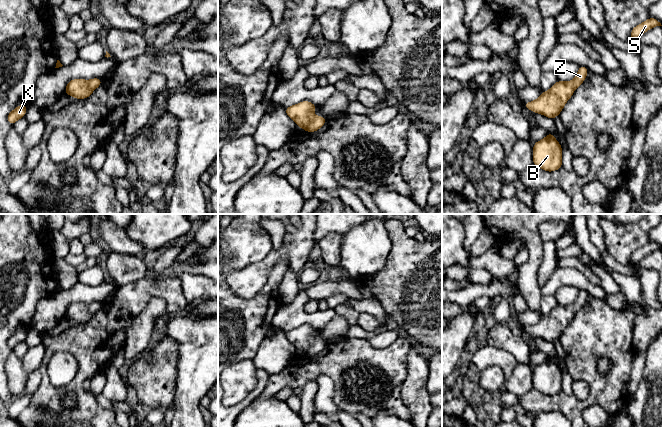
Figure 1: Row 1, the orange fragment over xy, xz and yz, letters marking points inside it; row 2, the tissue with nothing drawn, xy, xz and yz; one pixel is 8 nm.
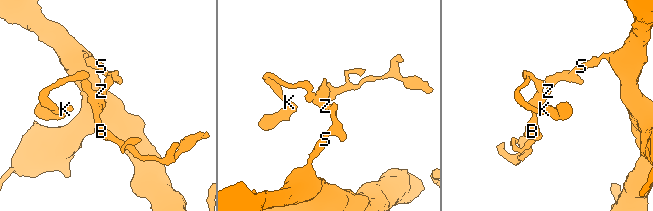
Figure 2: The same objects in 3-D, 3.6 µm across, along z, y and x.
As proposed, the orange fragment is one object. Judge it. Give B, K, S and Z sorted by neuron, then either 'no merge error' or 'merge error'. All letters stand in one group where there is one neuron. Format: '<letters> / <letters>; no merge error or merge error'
B K S Z; no merge error

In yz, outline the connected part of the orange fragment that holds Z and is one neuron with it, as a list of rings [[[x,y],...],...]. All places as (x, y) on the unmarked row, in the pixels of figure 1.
[[[580,289],[573,304],[567,306],[558,304],[548,315],[542,316],[536,324],[527,326],[523,330],[534,337],[542,338],[554,344],[557,339],[560,339],[575,313],[584,306],[587,297],[588,293]]]

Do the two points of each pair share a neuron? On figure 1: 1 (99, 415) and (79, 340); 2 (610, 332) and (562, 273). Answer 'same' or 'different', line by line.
1: same
2: different

